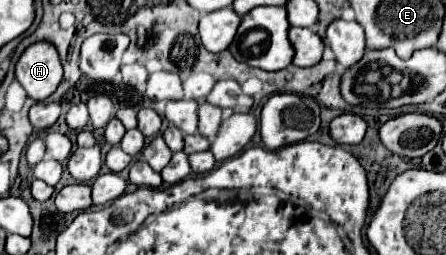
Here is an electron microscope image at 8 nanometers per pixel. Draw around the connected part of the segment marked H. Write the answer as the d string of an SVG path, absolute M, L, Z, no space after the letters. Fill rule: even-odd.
M30 44L16 64L16 78L32 100L46 100L62 80L62 64L54 44Z

